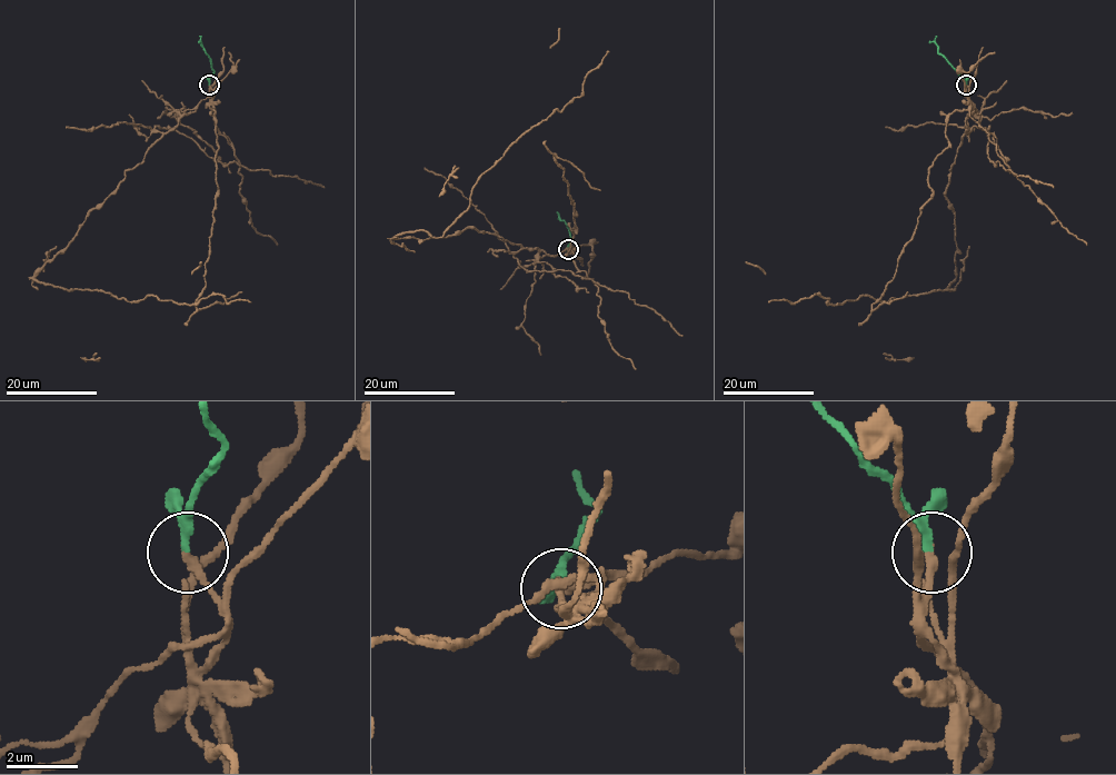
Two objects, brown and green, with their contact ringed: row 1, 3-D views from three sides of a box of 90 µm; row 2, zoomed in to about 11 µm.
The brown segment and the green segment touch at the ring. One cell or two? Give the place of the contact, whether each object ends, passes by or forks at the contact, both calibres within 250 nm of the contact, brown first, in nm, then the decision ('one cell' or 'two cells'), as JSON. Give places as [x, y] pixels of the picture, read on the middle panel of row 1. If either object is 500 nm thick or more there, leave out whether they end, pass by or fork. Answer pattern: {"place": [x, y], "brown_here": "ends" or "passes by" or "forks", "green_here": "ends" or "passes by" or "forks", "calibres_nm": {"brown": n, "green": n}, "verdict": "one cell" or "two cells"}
{"place": [568, 249], "brown_here": "passes by", "green_here": "passes by", "calibres_nm": {"brown": 190, "green": 180}, "verdict": "two cells"}

